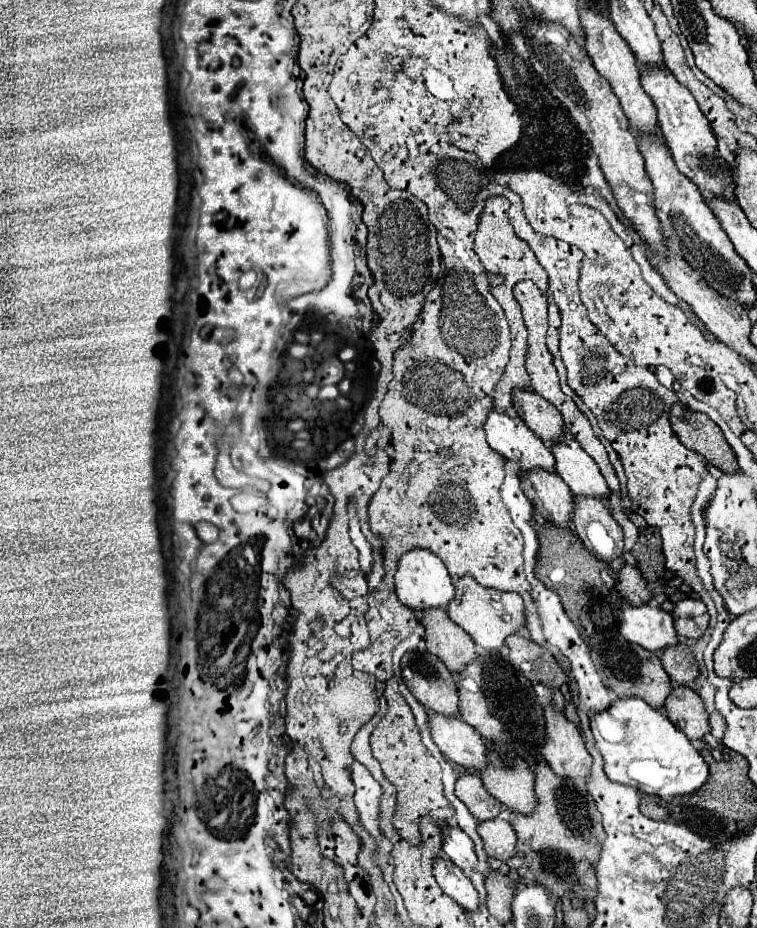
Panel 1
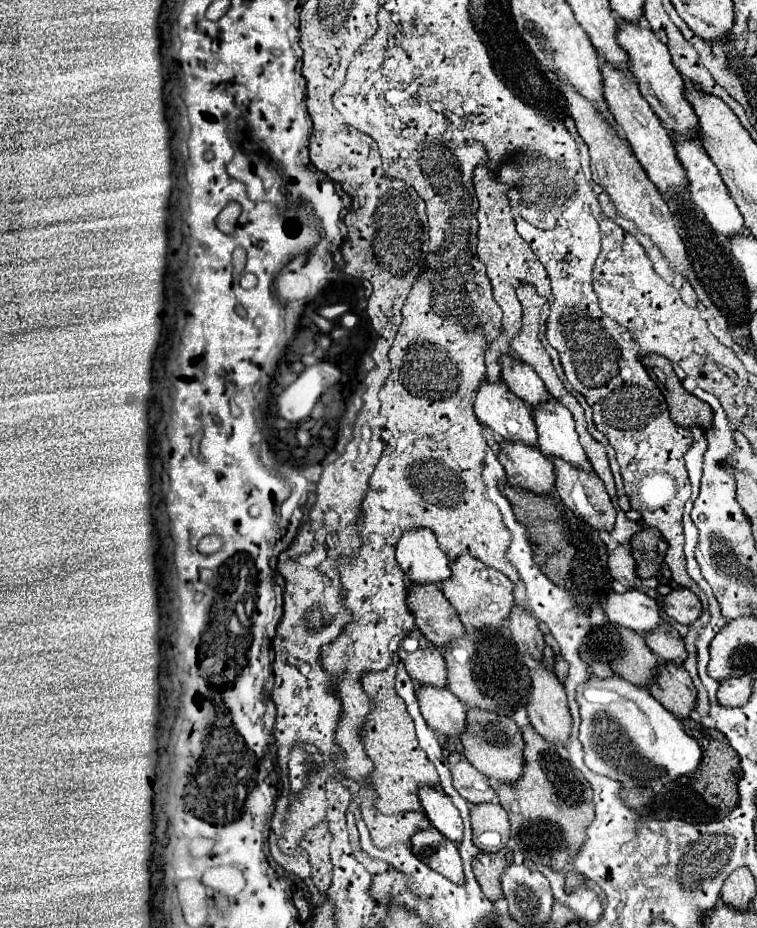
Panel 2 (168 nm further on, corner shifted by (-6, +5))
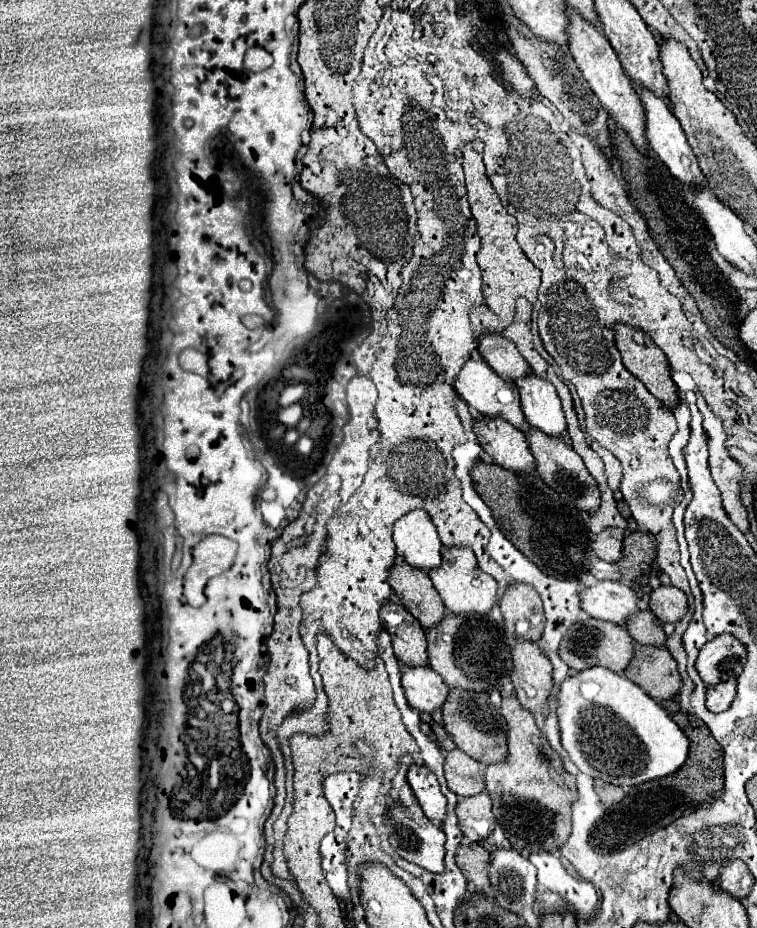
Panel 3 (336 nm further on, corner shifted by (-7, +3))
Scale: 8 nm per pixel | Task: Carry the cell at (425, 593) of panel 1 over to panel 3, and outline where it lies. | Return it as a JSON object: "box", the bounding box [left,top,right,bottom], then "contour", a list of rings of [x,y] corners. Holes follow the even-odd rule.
{"box":[394,509,442,573],"contour":[[[414,509],[394,523],[394,543],[398,555],[416,569],[428,573],[442,563],[442,543],[428,513],[422,509]]]}

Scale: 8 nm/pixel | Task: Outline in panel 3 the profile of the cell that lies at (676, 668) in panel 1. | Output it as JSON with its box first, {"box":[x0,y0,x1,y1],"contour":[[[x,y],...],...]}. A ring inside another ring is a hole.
{"box":[628,611,666,645],"contour":[[[640,611],[628,619],[628,633],[640,645],[664,645],[666,633],[652,611]]]}

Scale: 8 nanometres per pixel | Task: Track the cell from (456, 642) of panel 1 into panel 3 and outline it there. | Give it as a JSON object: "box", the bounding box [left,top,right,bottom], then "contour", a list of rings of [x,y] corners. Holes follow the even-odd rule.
{"box":[388,559,446,629],"contour":[[[396,559],[388,581],[404,609],[408,609],[424,629],[430,629],[444,619],[446,607],[424,571],[410,567],[404,559]]]}

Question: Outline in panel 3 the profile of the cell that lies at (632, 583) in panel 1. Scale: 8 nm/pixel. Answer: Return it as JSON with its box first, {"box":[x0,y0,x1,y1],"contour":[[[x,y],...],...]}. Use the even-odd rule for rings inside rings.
{"box":[592,529,624,563],"contour":[[[606,529],[592,541],[592,549],[596,551],[598,559],[608,563],[618,563],[622,553],[622,541],[624,541],[622,529]]]}

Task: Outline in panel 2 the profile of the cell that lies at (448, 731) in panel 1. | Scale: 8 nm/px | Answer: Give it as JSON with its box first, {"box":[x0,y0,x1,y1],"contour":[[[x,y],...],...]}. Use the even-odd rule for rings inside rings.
{"box":[415,685,465,739],"contour":[[[419,685],[415,689],[419,709],[427,725],[441,733],[451,735],[457,739],[457,735],[465,729],[465,705],[445,687],[433,687],[433,685]]]}

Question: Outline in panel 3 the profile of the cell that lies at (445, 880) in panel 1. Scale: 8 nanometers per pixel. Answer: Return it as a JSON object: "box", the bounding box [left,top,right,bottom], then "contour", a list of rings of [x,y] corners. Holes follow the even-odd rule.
{"box":[388,805,446,873],"contour":[[[392,805],[388,811],[388,823],[392,825],[392,835],[390,835],[390,843],[394,847],[394,851],[410,861],[410,863],[416,863],[420,865],[422,869],[430,871],[430,873],[444,873],[444,841],[446,841],[446,835],[440,827],[436,827],[430,819],[426,819],[426,815],[422,813],[420,805],[412,805],[412,807],[402,807],[402,805]]]}

